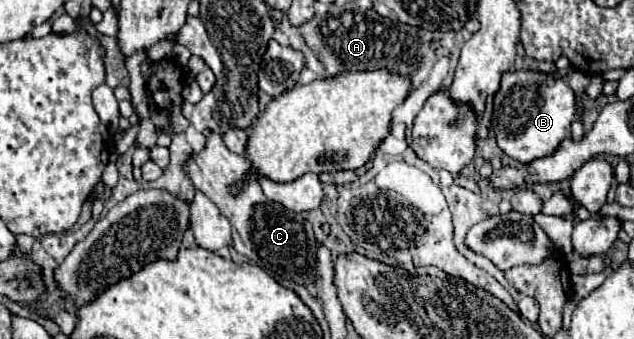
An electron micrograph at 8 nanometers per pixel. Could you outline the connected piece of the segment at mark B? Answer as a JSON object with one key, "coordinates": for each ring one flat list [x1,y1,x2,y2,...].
{"coordinates":[[511,69,511,71,503,73,499,91,495,93,491,125,493,125,499,149,505,155,509,155,511,159,515,159,517,163,525,165,535,159,553,155,559,149,561,141,571,139,571,125,575,121,579,121,579,117,581,115,579,115,579,107,575,103,575,91,567,85,565,79,561,79,561,77,555,79,555,77,551,77,551,73,533,71,533,69]]}

